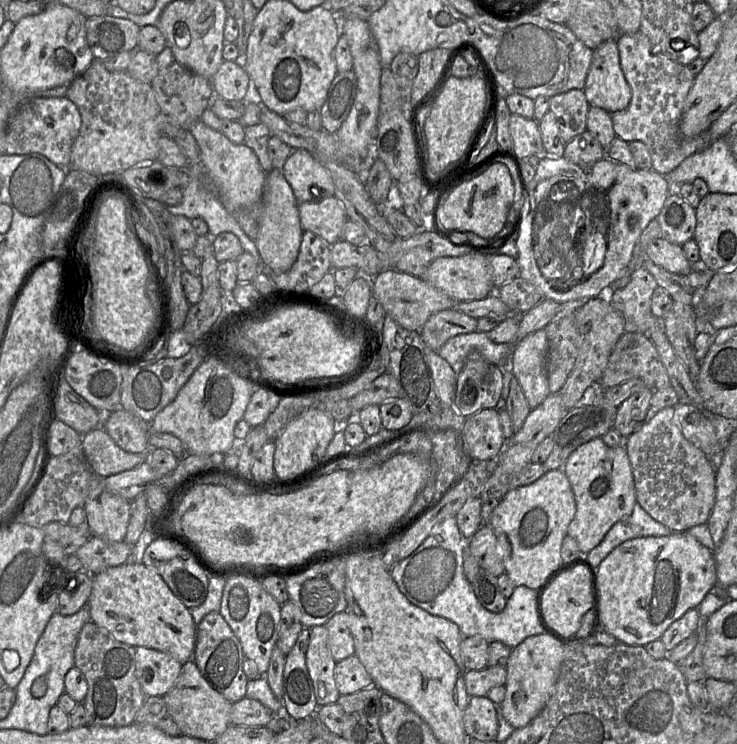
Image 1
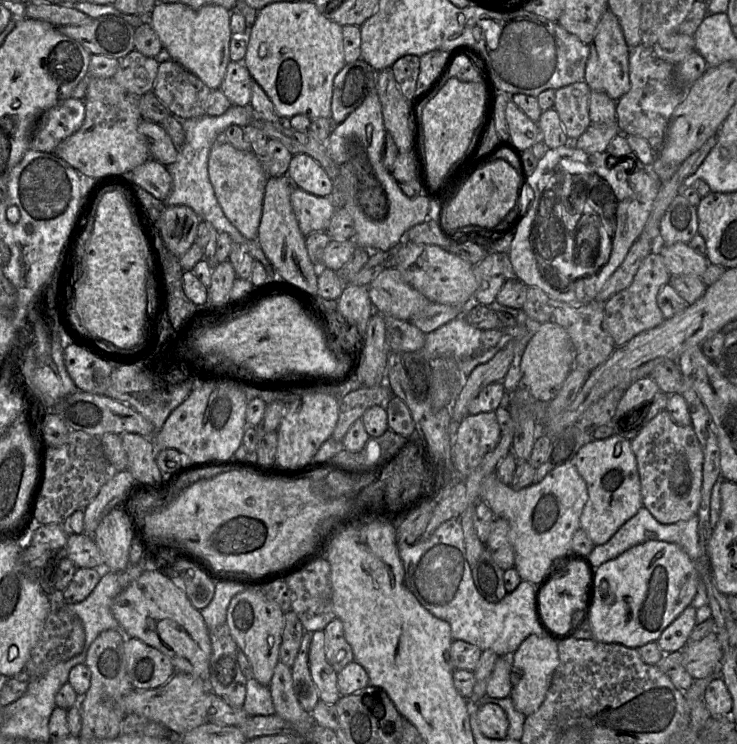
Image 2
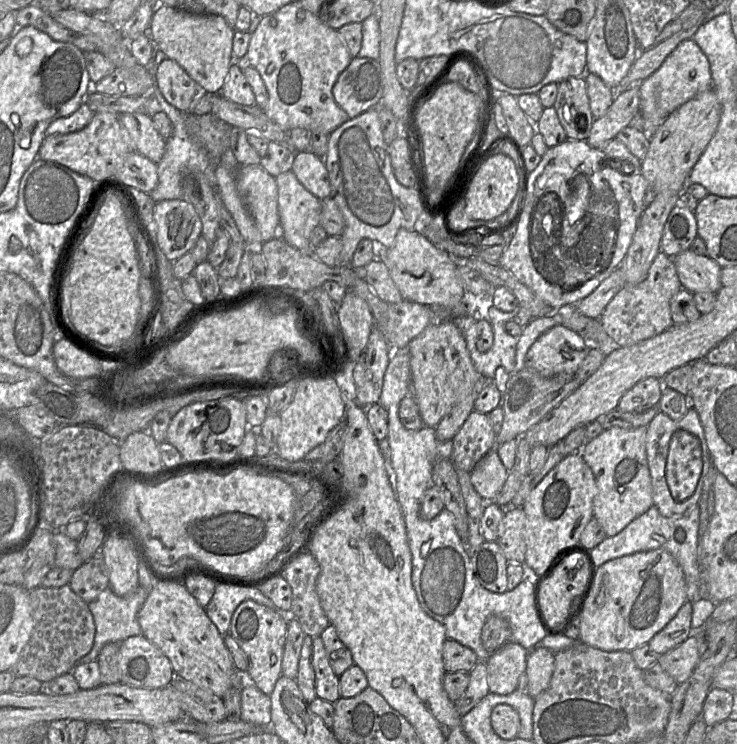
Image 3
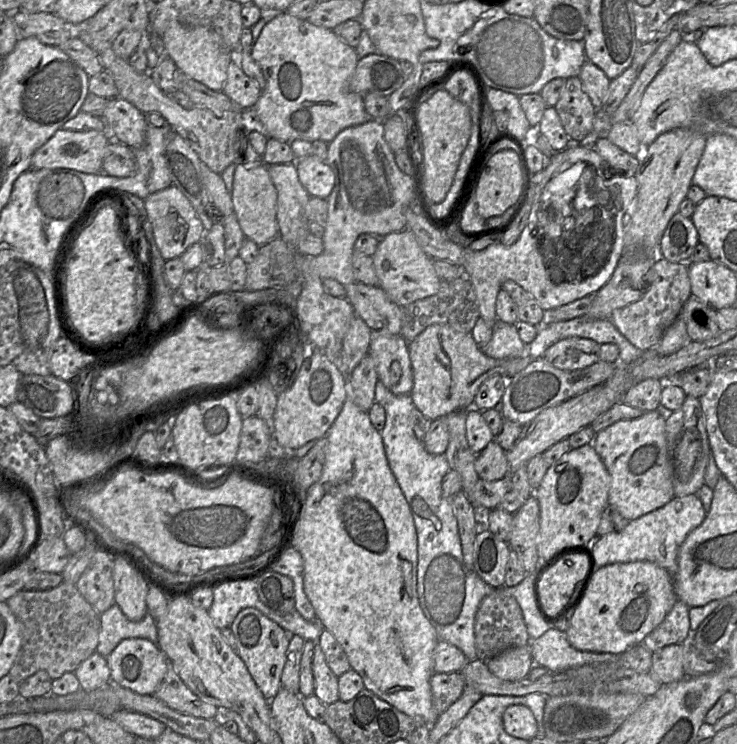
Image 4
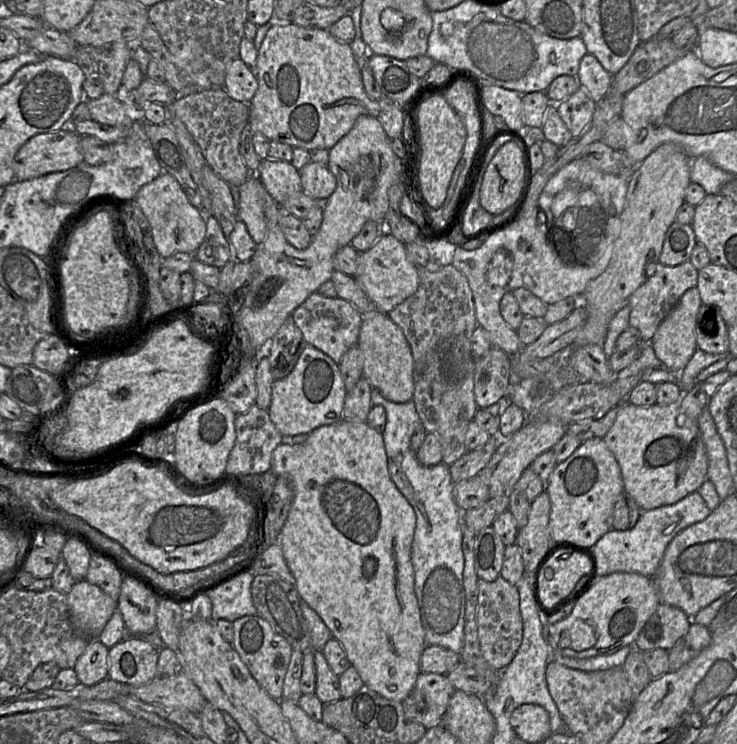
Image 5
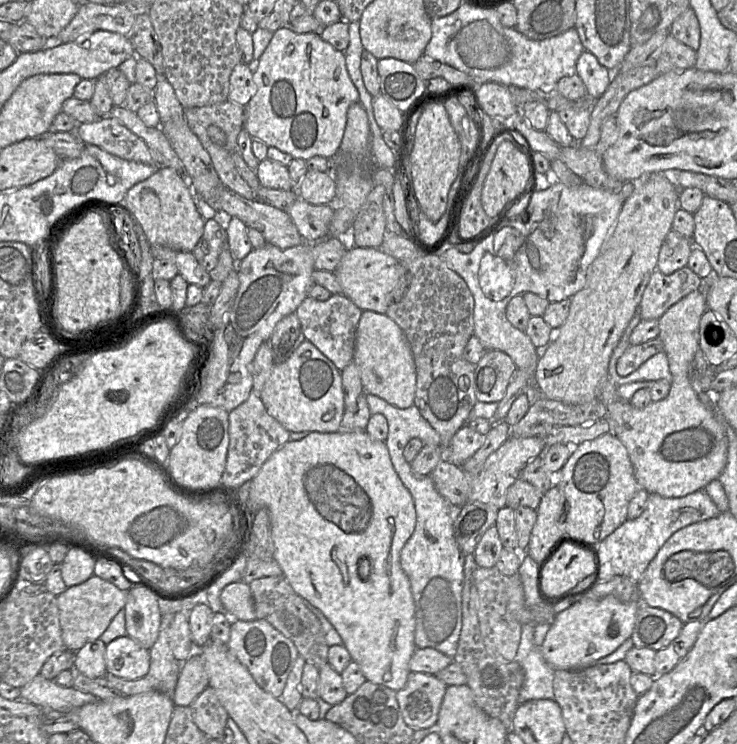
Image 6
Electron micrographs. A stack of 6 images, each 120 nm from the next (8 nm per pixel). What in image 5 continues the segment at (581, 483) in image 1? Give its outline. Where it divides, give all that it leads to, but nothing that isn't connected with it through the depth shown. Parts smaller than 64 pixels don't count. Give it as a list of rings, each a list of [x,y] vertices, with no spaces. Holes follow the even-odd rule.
[[[680,400],[667,406],[657,403],[636,406],[624,401],[618,406],[614,424],[603,437],[620,466],[624,494],[632,498],[642,511],[674,504],[697,491],[707,479],[707,455],[698,422],[679,415],[679,406]]]

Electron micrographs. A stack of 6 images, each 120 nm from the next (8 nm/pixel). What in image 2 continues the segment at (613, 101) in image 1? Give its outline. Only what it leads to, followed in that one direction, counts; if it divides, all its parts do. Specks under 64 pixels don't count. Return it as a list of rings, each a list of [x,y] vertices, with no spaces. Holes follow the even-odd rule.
[[[609,9],[601,17],[589,46],[590,54],[586,63],[584,81],[591,91],[603,92],[611,99],[618,101],[630,89],[629,47],[617,17]]]

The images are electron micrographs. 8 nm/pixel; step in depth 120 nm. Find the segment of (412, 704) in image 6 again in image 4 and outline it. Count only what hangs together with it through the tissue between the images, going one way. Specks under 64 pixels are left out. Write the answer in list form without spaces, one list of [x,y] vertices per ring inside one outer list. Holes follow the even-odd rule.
[[[461,672],[434,673],[430,686],[434,710],[440,715],[460,698],[466,682]]]

